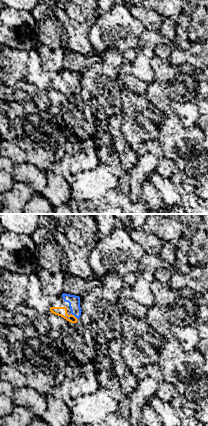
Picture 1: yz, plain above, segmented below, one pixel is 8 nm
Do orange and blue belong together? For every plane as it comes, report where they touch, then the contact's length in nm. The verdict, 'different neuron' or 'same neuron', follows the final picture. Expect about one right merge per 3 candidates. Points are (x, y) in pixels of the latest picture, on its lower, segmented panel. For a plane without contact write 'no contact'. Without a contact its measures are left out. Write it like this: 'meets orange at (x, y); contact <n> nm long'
meets orange at (74, 316); contact 80 nm long

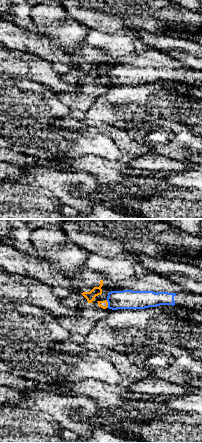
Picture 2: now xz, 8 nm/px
meets orange at (107, 304); contact 60 nm long

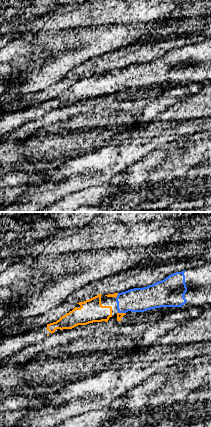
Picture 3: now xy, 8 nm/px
meets orange at (122, 313); contact 60 nm long

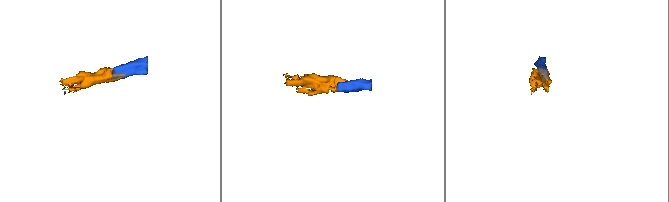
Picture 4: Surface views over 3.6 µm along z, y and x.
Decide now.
same neuron

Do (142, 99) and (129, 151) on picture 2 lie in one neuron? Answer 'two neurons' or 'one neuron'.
two neurons

